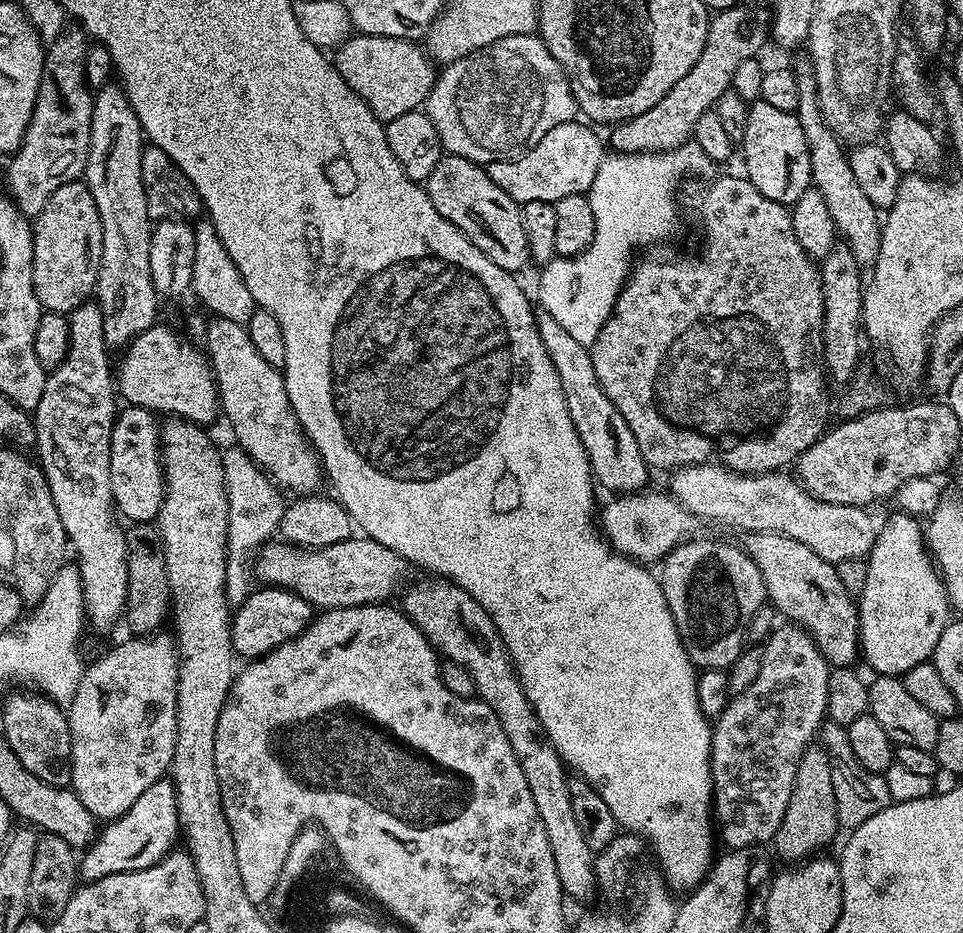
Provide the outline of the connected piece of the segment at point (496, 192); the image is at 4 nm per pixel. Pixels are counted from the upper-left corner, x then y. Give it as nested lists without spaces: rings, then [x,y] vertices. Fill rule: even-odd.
[[[441,155],[438,166],[434,166],[434,174],[430,174],[426,182],[426,191],[430,202],[434,202],[434,210],[458,226],[458,230],[462,230],[462,234],[466,234],[466,238],[470,238],[494,266],[520,274],[530,264],[521,205],[491,180],[487,167],[461,156]]]

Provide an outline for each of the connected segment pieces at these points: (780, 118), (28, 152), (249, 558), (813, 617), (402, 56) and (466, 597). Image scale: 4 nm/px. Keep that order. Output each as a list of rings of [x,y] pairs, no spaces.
[[[753,100],[749,103],[746,114],[746,134],[742,145],[744,151],[743,175],[748,178],[762,192],[766,198],[785,206],[791,206],[806,194],[806,190],[813,187],[812,171],[810,170],[810,146],[806,146],[806,134],[802,134],[802,126],[798,122],[795,112],[777,110],[765,100]]]
[[[79,26],[65,27],[64,31],[51,41],[44,50],[42,78],[38,86],[38,98],[30,118],[30,126],[26,126],[26,134],[22,138],[18,151],[11,153],[8,164],[6,183],[8,194],[16,201],[22,215],[34,218],[50,202],[50,194],[58,190],[58,186],[75,184],[84,175],[86,158],[90,150],[90,122],[92,121],[93,89],[86,82],[86,54],[89,41],[86,33]]]
[[[239,446],[224,448],[222,452],[222,474],[226,478],[228,495],[228,561],[226,562],[226,598],[229,605],[239,606],[254,590],[254,561],[257,552],[277,535],[282,514],[286,507],[281,489],[270,479],[268,473],[261,470]]]
[[[777,532],[747,533],[743,537],[742,547],[762,574],[767,603],[775,608],[785,621],[806,629],[812,635],[812,641],[818,646],[818,650],[828,659],[829,665],[838,668],[855,665],[857,663],[855,660],[858,660],[861,655],[858,631],[860,610],[857,601],[838,579],[836,565],[818,558],[818,554],[814,554],[814,550],[810,550],[810,546],[802,546],[802,542],[798,542],[794,538],[786,538]]]
[[[353,34],[335,49],[334,63],[346,78],[346,86],[354,90],[374,110],[379,120],[385,122],[417,111],[427,100],[438,75],[437,65],[416,40],[361,36]]]
[[[424,579],[428,580],[420,580],[412,585],[409,583],[403,589],[404,615],[413,620],[416,628],[444,660],[458,662],[458,666],[462,666],[462,670],[474,678],[476,696],[488,704],[490,710],[494,710],[506,738],[510,738],[514,758],[518,758],[518,766],[522,766],[522,774],[526,774],[526,786],[534,797],[534,806],[538,806],[538,818],[542,818],[542,826],[546,826],[546,838],[550,838],[550,854],[554,854],[554,866],[558,866],[558,882],[565,897],[569,901],[590,899],[592,892],[594,896],[598,888],[594,853],[590,846],[586,846],[586,838],[582,838],[582,829],[578,826],[570,803],[569,773],[564,761],[548,741],[542,722],[538,722],[534,706],[530,706],[522,690],[516,667],[512,664],[490,614],[482,610],[482,606],[478,606],[478,602],[474,602],[466,590],[451,580]]]

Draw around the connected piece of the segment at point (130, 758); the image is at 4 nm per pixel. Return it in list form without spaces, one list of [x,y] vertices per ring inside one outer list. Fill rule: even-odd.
[[[141,635],[127,638],[105,656],[97,658],[84,669],[78,682],[78,690],[72,703],[67,705],[66,715],[72,739],[71,789],[76,797],[100,822],[118,819],[154,782],[169,775],[174,758],[174,746],[178,734],[176,721],[176,691],[178,690],[178,666],[176,641],[171,635]]]

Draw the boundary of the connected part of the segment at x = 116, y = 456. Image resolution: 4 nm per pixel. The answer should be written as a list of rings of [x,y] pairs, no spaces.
[[[124,406],[117,411],[110,434],[110,490],[112,503],[125,521],[133,525],[147,524],[160,515],[160,507],[164,501],[160,429],[157,417],[147,408]]]

